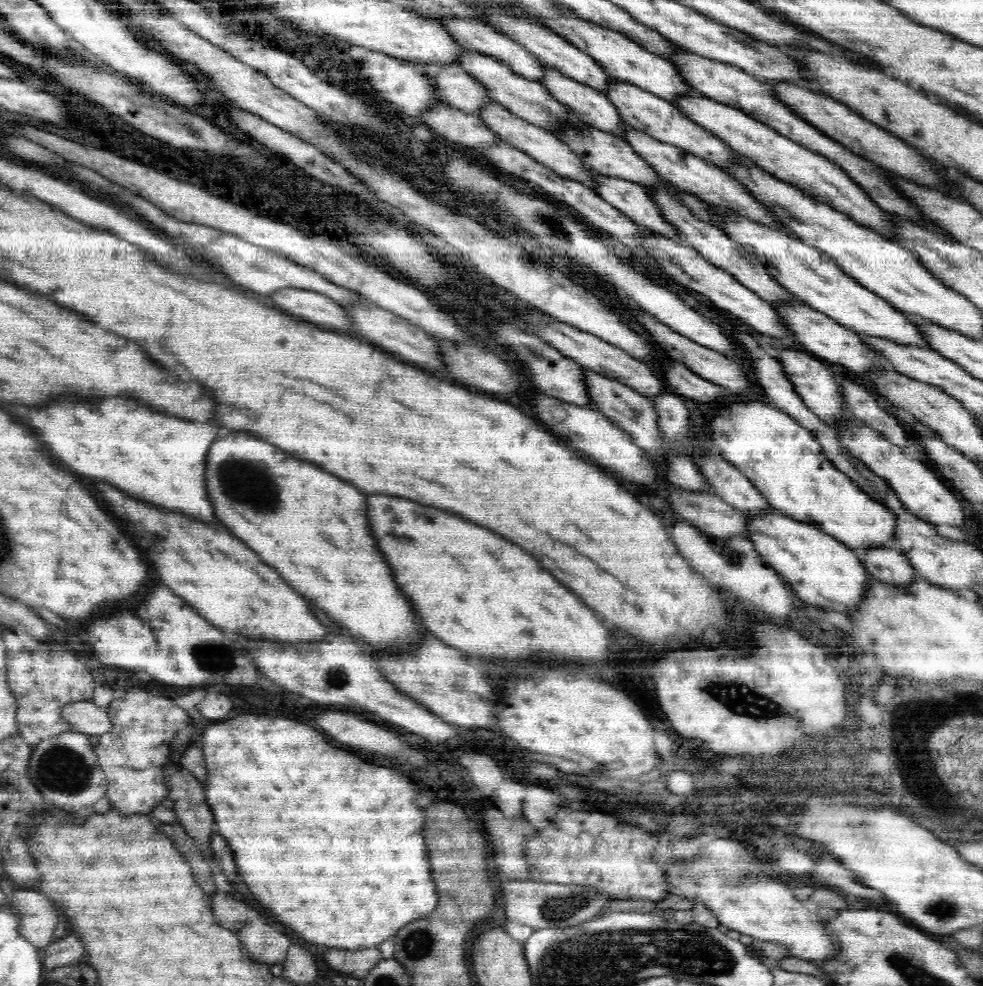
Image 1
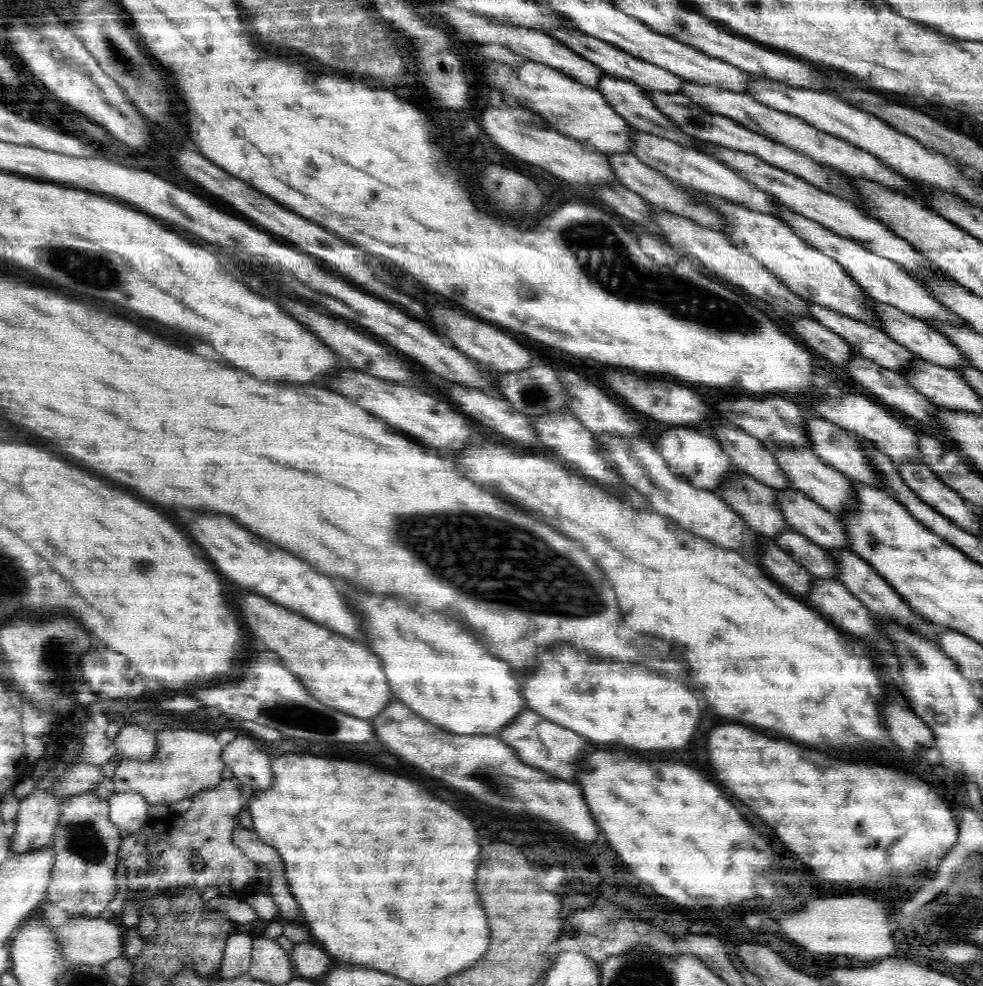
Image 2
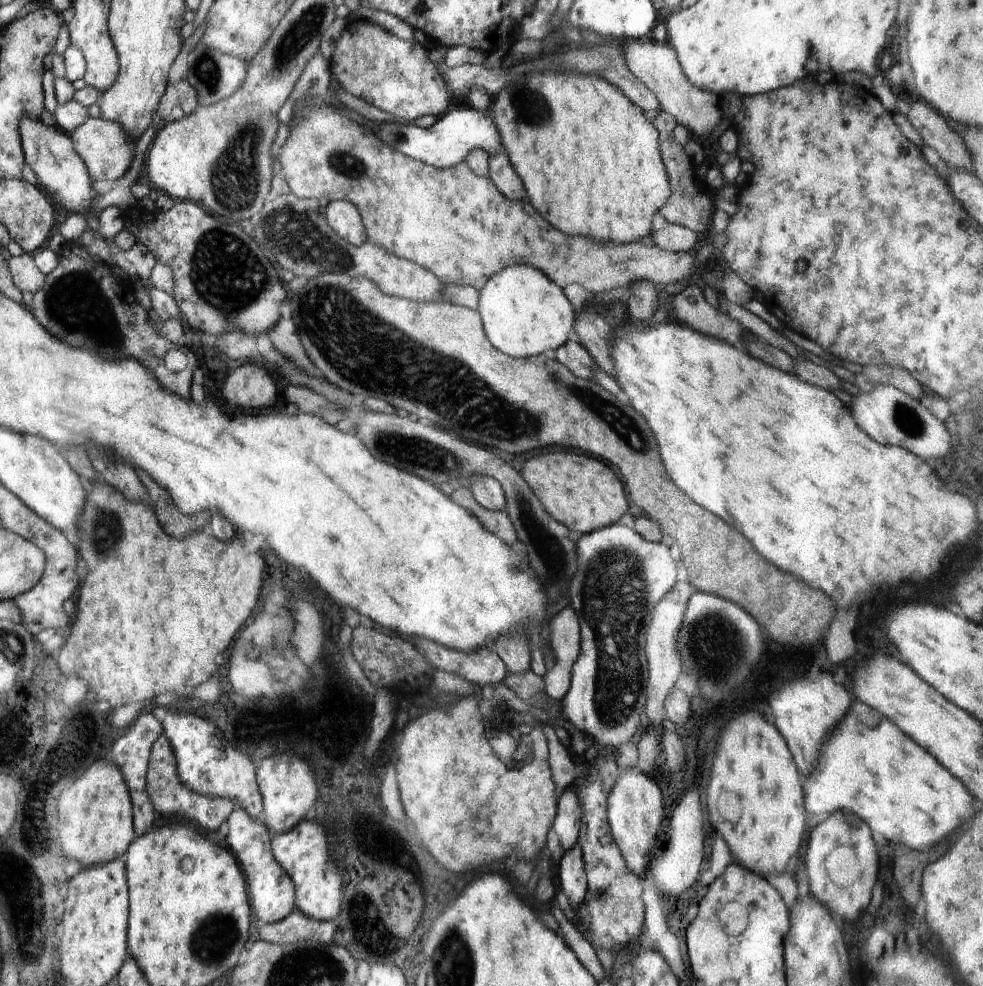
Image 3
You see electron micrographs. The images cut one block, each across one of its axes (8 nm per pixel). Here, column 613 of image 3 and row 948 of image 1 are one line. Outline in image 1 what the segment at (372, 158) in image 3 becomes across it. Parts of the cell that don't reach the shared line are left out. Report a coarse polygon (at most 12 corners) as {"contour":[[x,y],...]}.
{"contour":[[262,915],[236,933],[250,958],[284,962],[292,944]]}

